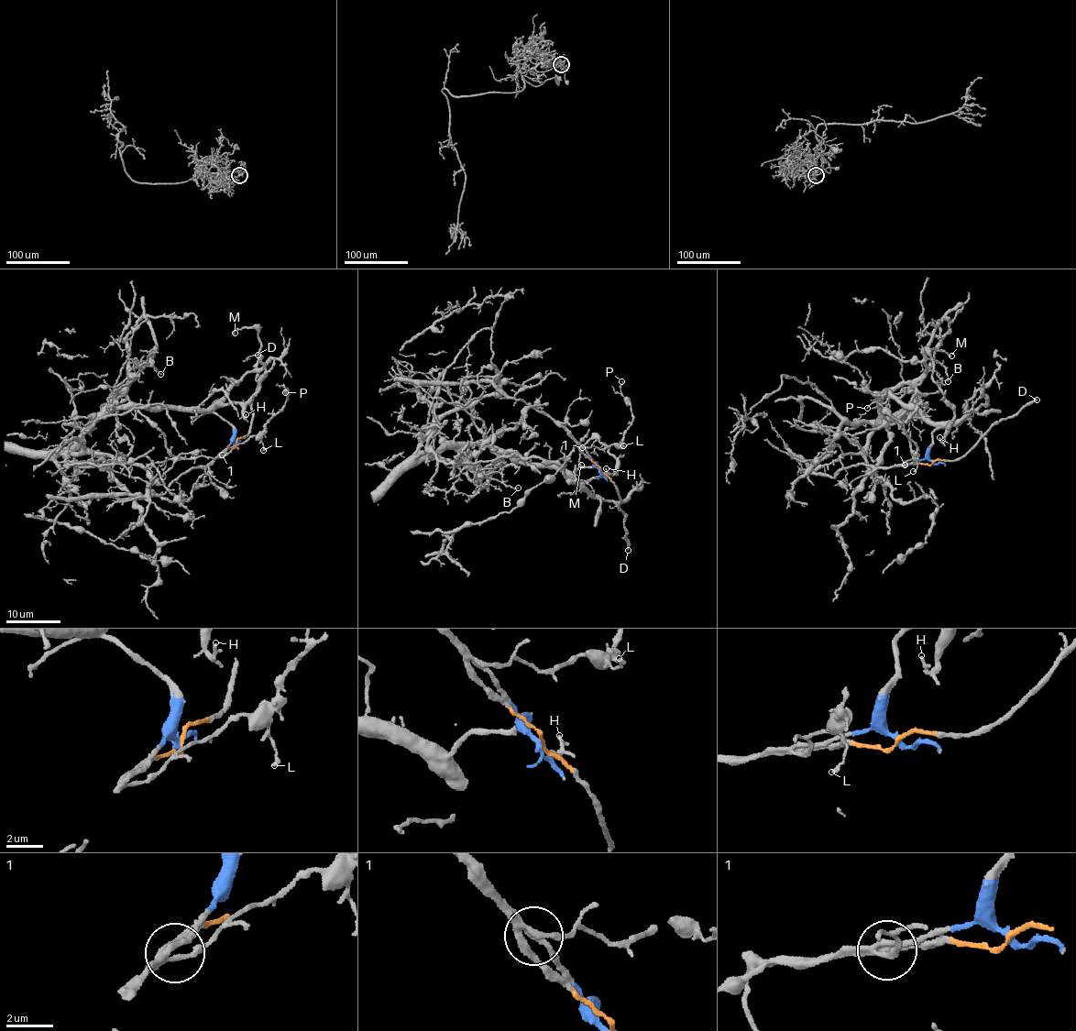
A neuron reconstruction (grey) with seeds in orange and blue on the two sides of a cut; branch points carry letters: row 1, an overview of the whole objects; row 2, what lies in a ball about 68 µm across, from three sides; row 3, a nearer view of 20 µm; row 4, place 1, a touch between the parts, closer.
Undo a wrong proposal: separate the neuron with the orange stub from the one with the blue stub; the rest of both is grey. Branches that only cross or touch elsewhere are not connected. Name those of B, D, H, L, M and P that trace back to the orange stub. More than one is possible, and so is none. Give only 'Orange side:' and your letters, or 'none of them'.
Orange side: D, L, P

